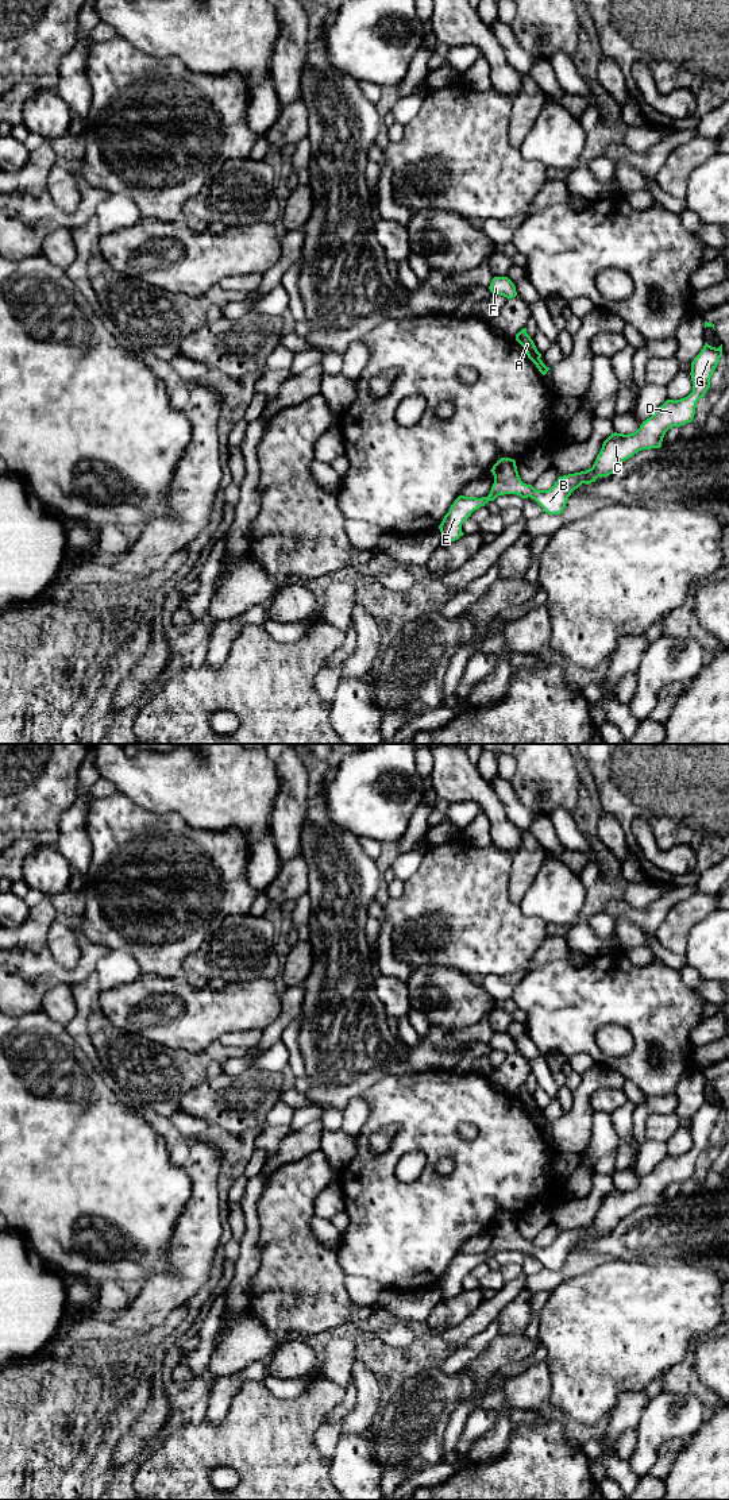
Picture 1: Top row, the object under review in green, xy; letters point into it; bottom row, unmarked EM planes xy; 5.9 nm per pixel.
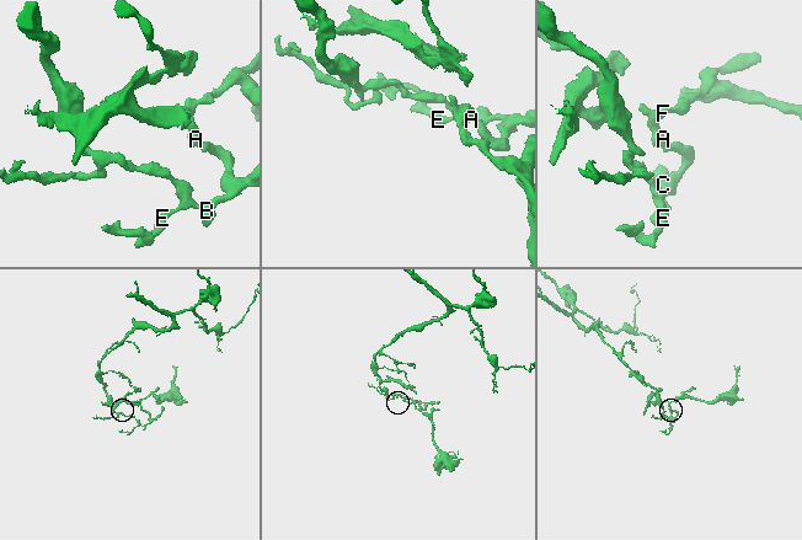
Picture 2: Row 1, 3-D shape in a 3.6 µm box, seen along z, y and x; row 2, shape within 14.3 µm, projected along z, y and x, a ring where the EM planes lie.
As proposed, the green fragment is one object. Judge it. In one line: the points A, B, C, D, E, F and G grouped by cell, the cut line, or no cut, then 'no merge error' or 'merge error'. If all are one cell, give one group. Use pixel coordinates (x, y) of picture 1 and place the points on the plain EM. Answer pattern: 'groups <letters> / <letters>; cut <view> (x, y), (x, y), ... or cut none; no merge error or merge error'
groups A F / B C D E G; cut xy (540, 1115), (535, 1119); merge error

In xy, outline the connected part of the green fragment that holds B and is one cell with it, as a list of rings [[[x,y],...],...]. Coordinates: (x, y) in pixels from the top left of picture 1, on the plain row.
[[[705,1099],[701,1108],[691,1118],[693,1148],[680,1156],[667,1156],[640,1184],[629,1191],[612,1189],[602,1200],[591,1225],[580,1229],[559,1233],[548,1246],[536,1246],[532,1241],[521,1237],[516,1216],[501,1214],[490,1226],[494,1239],[487,1253],[459,1252],[444,1272],[439,1285],[441,1300],[458,1296],[464,1289],[462,1280],[471,1269],[498,1252],[517,1250],[521,1254],[531,1253],[548,1270],[560,1270],[571,1249],[582,1239],[595,1238],[598,1233],[609,1233],[622,1218],[632,1214],[641,1206],[660,1204],[666,1188],[672,1183],[691,1179],[695,1171],[697,1158],[705,1153],[710,1144],[710,1134],[722,1113],[722,1100],[716,1104]]]

